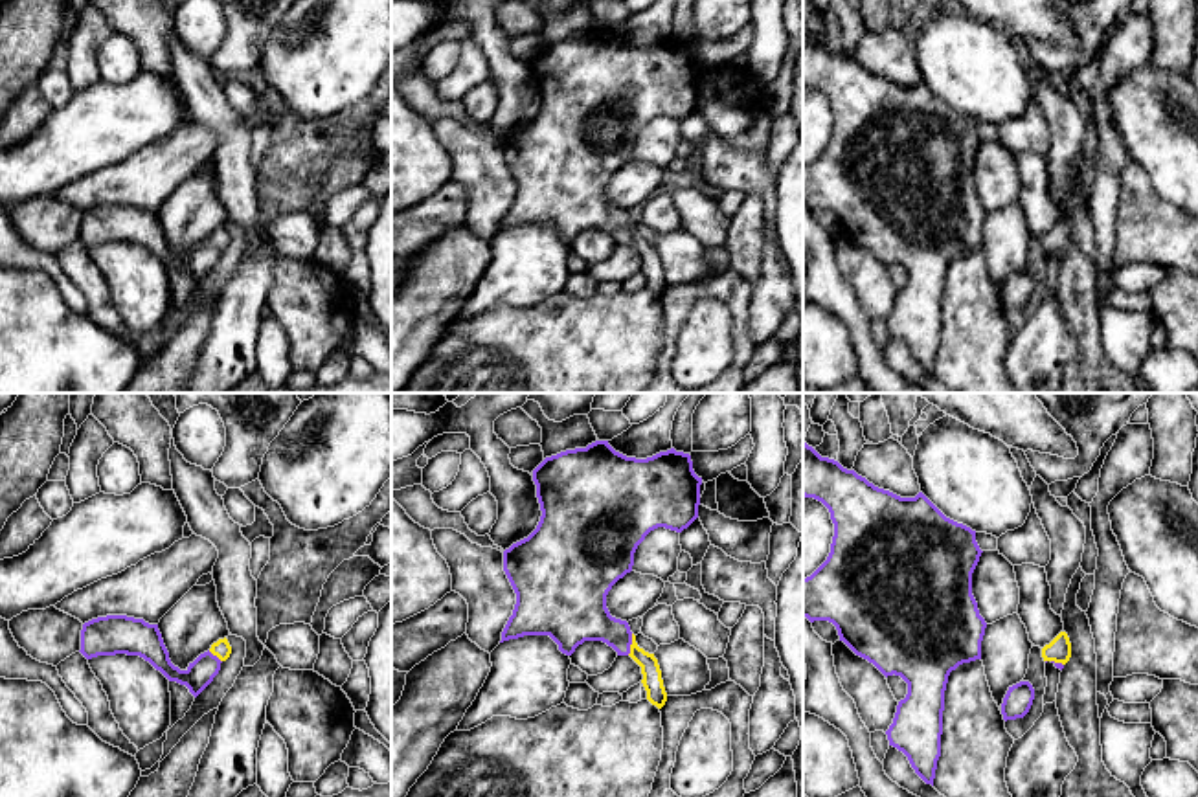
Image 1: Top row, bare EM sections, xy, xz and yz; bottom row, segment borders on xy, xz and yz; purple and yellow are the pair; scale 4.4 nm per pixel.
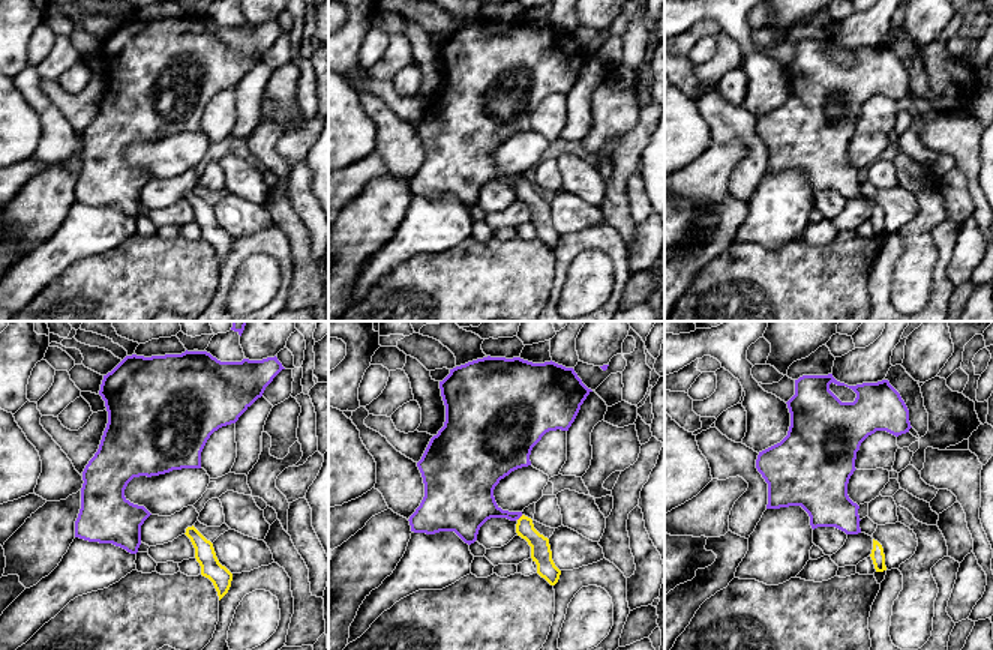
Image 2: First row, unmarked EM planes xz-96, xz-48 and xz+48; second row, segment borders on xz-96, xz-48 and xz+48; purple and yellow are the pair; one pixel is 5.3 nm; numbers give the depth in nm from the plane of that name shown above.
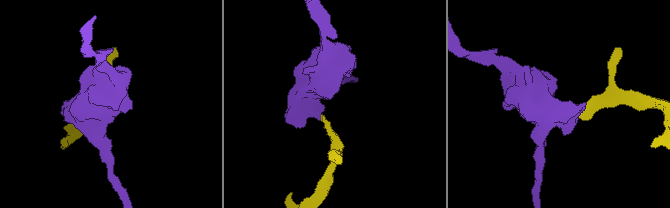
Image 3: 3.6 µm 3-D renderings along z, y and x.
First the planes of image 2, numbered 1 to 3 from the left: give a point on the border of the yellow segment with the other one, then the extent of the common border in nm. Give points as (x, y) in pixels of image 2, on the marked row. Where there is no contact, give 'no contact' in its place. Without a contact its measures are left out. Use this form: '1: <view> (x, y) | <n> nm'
1: no contact
2: xz-48 (519, 517) | 40 nm
3: no contact

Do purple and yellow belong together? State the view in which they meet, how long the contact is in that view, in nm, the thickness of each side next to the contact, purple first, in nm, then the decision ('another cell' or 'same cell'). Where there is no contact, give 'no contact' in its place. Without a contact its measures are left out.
meets purple in xz; contact 100 nm long; 220 nm thick on the purple side, 90 nm on the other; same cell

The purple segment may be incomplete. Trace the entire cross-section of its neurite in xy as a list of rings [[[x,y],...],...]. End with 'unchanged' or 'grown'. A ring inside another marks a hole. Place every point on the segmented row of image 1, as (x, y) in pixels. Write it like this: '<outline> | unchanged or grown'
[[[107,615],[83,624],[79,652],[86,659],[116,654],[140,656],[169,681],[186,685],[197,698],[219,674],[220,663],[232,654],[232,646],[226,637],[219,639],[186,670],[180,670],[169,659],[158,624],[127,615]]] | grown

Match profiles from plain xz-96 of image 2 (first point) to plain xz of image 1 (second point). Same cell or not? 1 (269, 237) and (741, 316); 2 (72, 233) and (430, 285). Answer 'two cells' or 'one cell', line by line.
1: one cell
2: two cells

